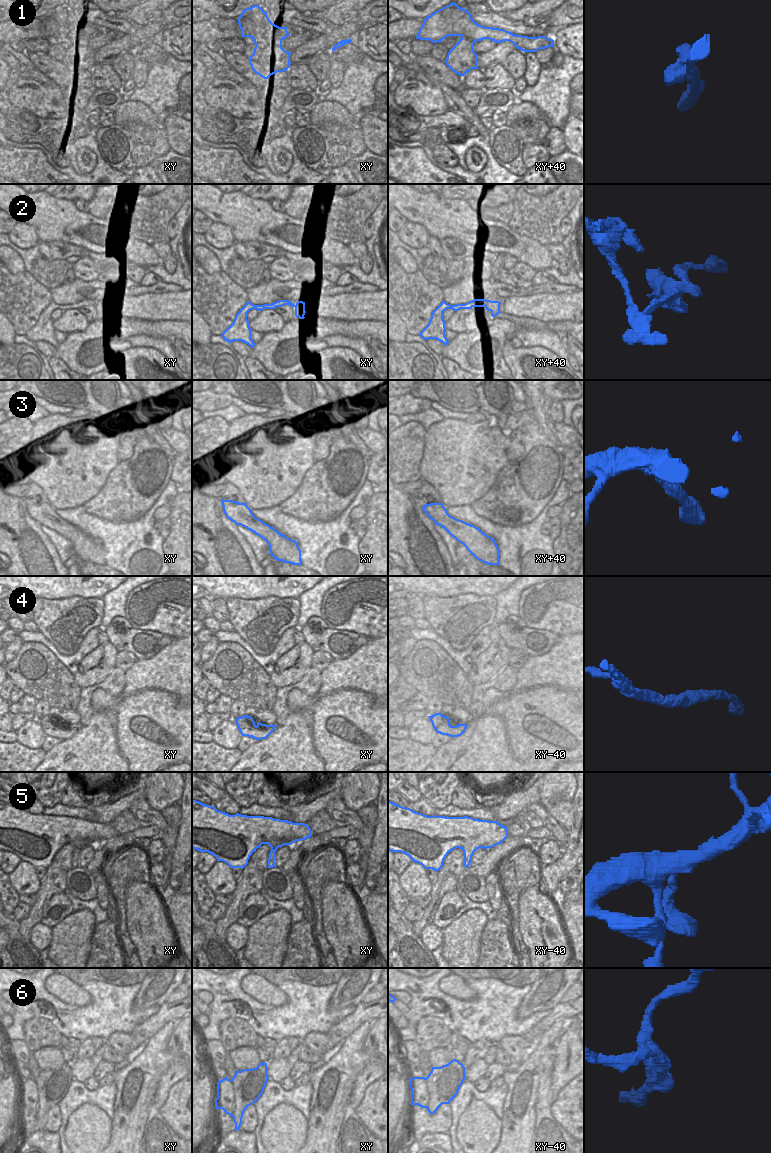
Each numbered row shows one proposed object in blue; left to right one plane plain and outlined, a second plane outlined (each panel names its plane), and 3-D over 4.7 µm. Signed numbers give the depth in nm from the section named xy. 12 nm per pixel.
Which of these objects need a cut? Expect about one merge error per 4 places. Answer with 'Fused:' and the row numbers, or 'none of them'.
Fused: 2, 6

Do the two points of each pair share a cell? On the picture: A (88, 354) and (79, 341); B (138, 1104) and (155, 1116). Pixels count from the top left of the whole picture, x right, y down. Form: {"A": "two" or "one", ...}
{"A": "one", "B": "two"}

